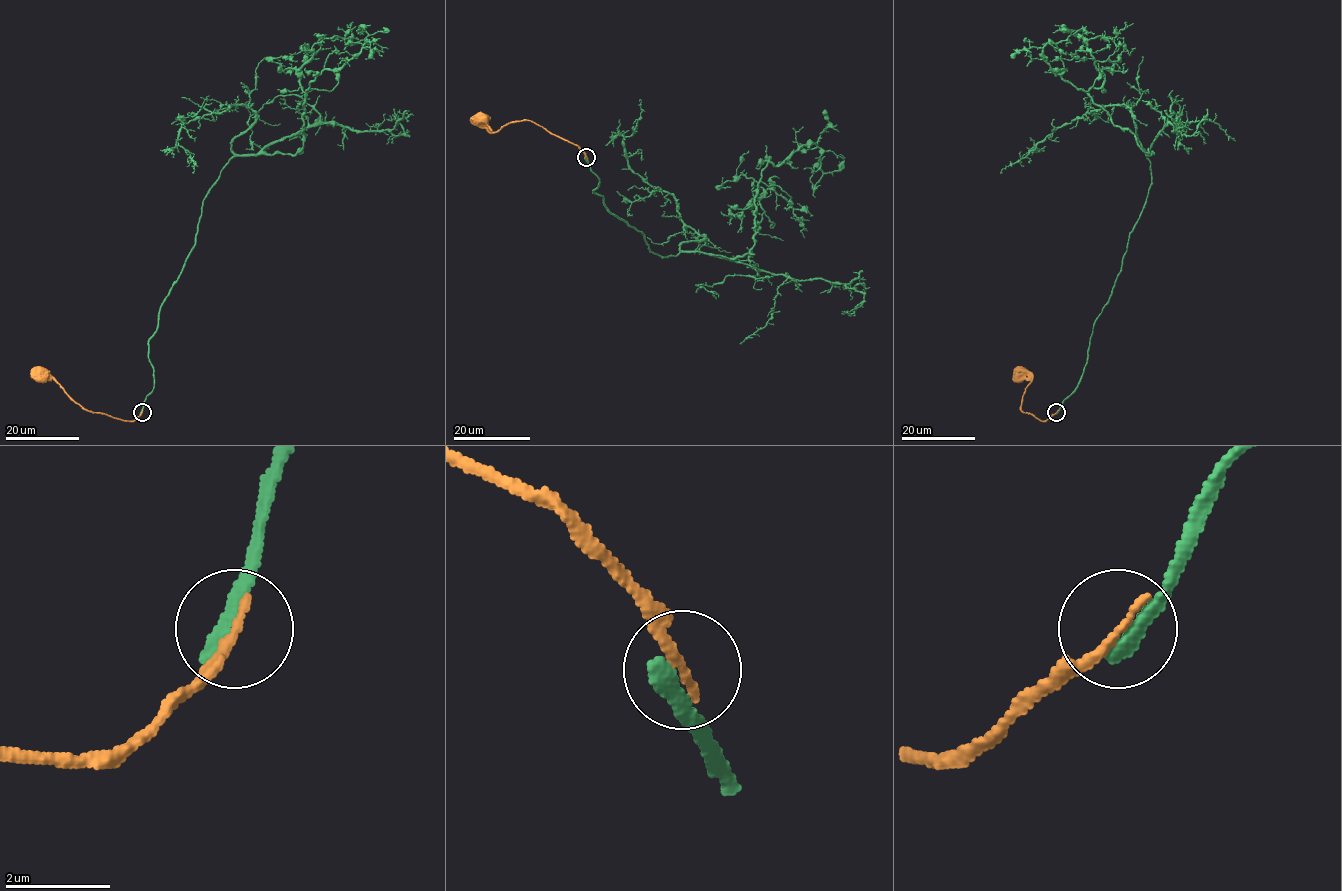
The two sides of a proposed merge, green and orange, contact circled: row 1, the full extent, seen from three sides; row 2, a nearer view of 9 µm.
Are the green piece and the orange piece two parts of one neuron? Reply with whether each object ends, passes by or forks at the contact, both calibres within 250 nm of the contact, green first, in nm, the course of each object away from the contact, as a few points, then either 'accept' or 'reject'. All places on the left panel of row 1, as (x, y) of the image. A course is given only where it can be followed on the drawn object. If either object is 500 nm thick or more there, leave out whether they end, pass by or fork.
green ends | orange ends | 320/200 nm | green via (141, 412), (148, 340), (206, 195), (236, 156), (295, 154), (310, 83), (357, 54), (370, 25) | orange via (142, 412), (130, 420), (84, 409), (52, 379), (39, 376) | reject

